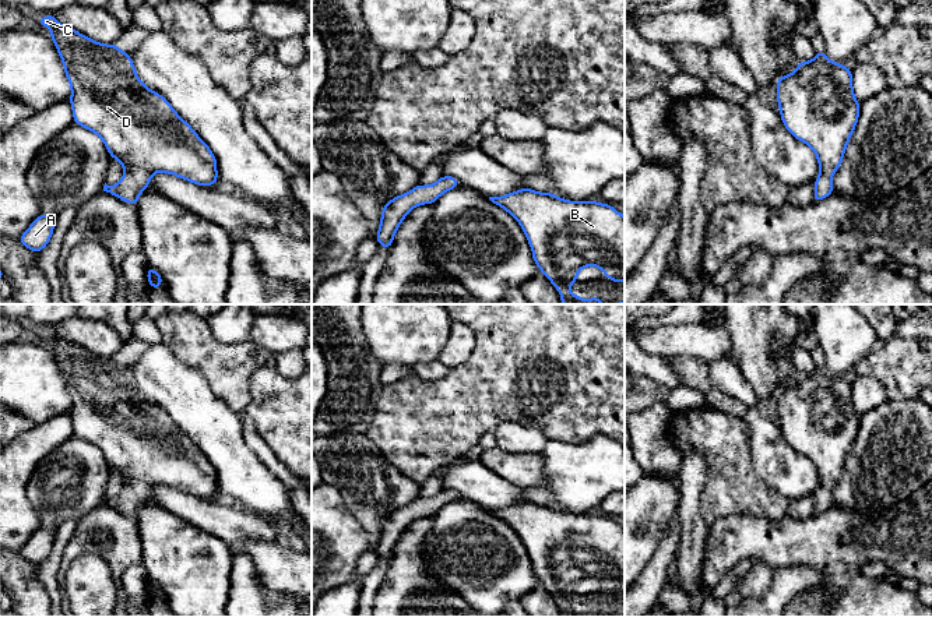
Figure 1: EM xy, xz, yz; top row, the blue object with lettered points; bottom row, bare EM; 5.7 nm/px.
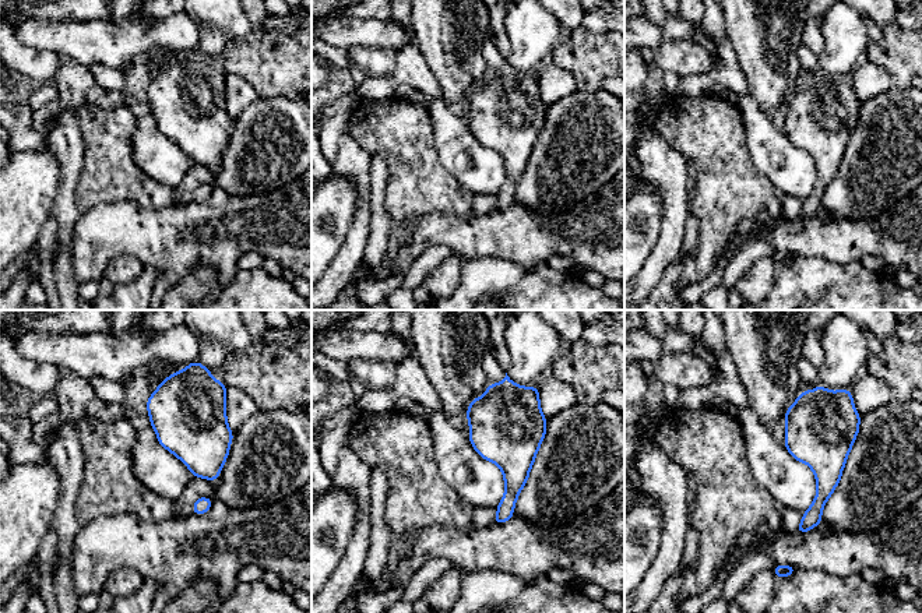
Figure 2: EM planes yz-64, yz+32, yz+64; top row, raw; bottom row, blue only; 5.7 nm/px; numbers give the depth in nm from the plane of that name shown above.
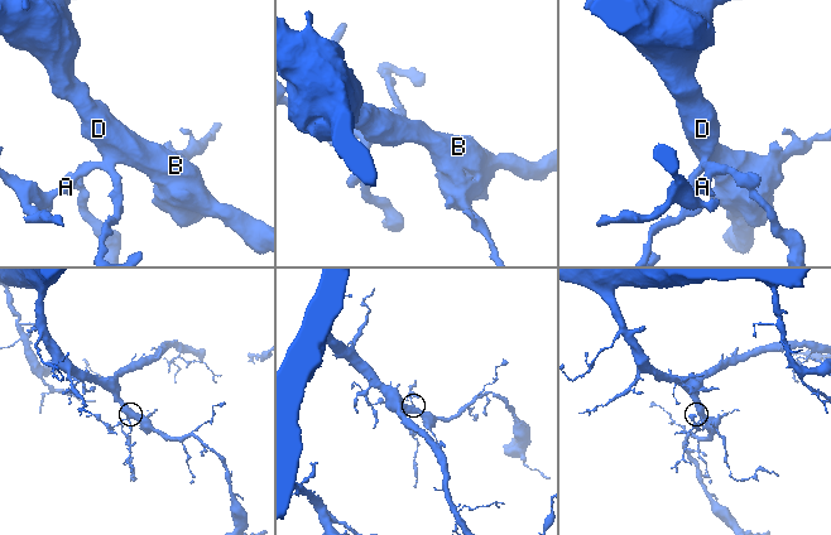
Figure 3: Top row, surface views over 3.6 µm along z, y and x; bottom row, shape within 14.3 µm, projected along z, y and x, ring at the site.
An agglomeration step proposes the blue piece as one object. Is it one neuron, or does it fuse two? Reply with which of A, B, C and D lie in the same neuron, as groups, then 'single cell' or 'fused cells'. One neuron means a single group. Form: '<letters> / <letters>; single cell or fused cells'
A B C D; single cell

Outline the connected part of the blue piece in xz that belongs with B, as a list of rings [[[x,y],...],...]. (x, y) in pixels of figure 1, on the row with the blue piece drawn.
[[[531,188],[489,200],[521,225],[538,269],[560,292],[563,304],[605,304],[598,296],[583,300],[567,290],[577,282],[577,272],[588,265],[601,268],[612,282],[625,282],[625,216],[613,207],[597,201],[567,201],[552,193],[538,193]]]

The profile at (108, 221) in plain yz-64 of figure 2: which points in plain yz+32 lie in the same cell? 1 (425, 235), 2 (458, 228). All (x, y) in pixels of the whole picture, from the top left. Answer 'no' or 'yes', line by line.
1: yes
2: yes

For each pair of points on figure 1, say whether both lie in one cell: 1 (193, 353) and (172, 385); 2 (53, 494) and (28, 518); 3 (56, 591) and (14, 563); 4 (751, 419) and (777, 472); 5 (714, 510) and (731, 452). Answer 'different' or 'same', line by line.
1: different
2: different
3: different
4: same
5: same

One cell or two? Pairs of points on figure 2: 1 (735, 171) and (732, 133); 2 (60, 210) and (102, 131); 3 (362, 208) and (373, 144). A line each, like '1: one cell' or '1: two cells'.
1: one cell
2: two cells
3: two cells

